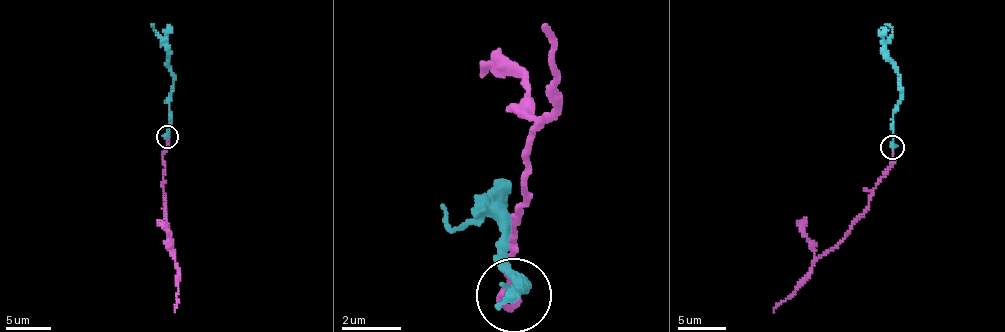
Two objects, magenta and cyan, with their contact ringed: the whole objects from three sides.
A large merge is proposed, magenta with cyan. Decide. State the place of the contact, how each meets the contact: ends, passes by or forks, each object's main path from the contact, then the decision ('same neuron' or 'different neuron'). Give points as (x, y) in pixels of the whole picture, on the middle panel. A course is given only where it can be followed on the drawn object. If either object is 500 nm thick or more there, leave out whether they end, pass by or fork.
(513, 295) | magenta ends | cyan ends | magenta via (519, 298), (500, 303), (509, 280), (506, 260), (526, 197), (529, 135), (553, 118), (545, 28) | cyan via (511, 296), (513, 274), (526, 289), (523, 279), (488, 212), (448, 228), (440, 203) | same neuron

